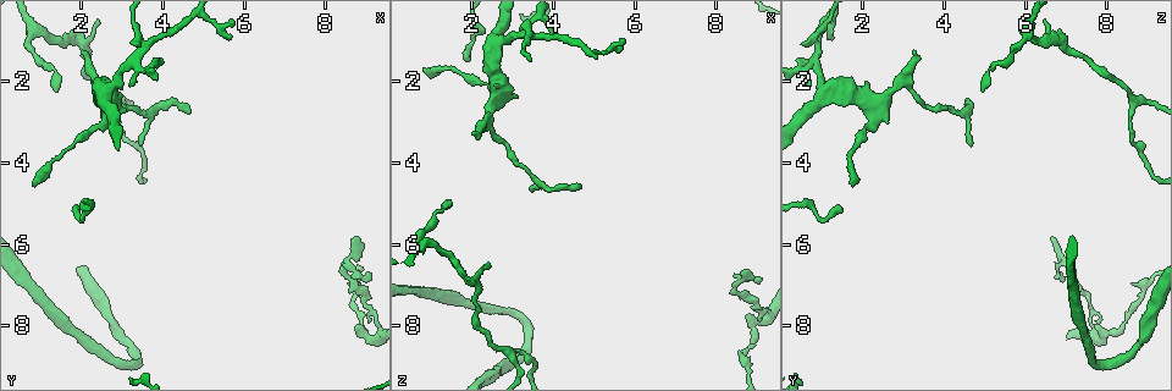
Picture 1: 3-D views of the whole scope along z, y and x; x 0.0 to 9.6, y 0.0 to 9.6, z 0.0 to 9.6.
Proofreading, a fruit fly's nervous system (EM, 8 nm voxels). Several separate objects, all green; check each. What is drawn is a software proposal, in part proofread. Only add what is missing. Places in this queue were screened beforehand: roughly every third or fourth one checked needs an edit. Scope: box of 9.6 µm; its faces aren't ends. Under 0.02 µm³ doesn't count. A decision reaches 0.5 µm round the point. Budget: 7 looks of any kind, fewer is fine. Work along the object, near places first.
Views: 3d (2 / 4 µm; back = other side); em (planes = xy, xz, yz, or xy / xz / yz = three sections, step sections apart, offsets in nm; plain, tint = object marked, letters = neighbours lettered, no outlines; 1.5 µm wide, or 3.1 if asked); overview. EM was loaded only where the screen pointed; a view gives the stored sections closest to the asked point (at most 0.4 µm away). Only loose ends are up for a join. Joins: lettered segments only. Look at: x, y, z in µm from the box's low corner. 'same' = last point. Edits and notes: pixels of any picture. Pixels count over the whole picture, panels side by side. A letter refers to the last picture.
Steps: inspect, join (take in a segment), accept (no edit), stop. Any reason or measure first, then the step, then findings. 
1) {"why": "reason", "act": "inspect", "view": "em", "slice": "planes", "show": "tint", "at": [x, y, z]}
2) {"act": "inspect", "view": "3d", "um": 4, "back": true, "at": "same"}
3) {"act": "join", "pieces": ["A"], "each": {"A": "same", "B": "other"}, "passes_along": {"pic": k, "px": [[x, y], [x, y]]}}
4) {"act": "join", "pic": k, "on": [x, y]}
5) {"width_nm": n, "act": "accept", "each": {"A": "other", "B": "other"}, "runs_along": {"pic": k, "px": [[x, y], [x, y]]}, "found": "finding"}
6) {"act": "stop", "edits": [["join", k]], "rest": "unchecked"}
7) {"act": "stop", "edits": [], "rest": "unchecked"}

{"why": "an open end", "act": "inspect", "view": "3d", "um": 2, "at": [2.10, 1.30, 3.30]}

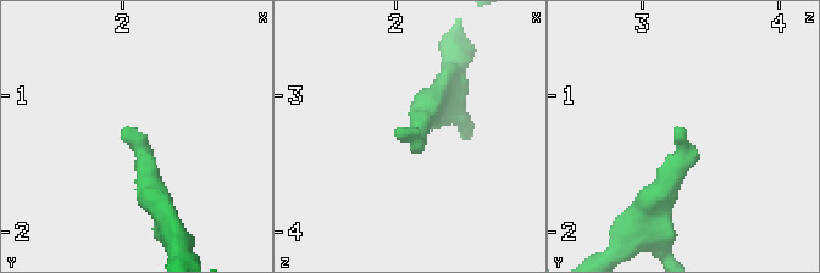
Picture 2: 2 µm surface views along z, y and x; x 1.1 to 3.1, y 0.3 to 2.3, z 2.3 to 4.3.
{"act": "inspect", "view": "em", "slice": "xy", "step": 4, "show": "letters", "at": [2.04, 1.24, 3.24]}

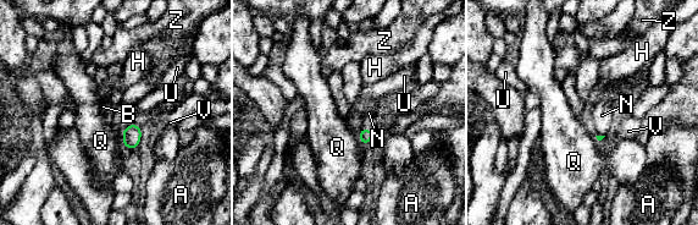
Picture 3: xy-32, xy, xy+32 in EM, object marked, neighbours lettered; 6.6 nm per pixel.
{"longest_contact_nm": ["Q", 100], "act": "join", "pieces": ["N"], "each": {"A": "other", "B": "other", "H": "other", "N": "same", "Q": "other", "U": "other", "V": "other", "Z": "other"}, "passes_along": {"pic": 3, "px": [[365, 136], [367, 129], [369, 113]]}, "found": "it goes on there"}

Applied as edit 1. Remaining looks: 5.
{"act": "inspect", "view": "overview"}

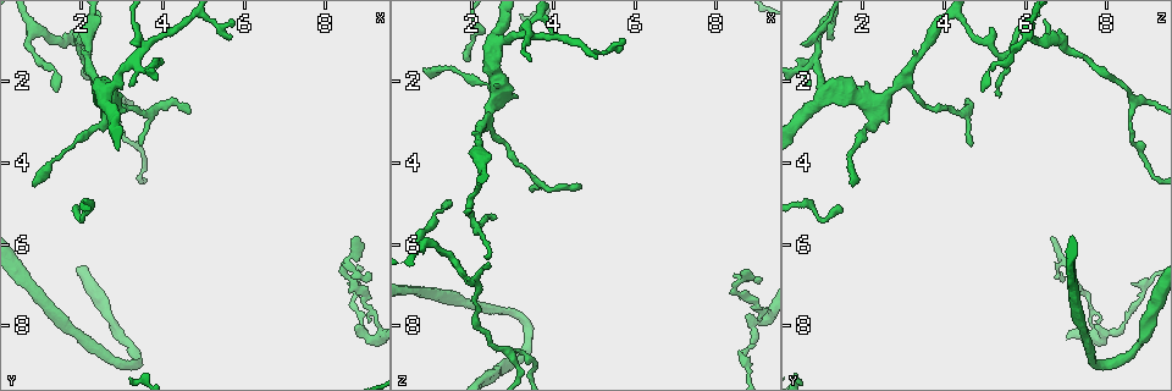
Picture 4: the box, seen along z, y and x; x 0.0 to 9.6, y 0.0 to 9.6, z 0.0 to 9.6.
{"why": "thin end", "act": "inspect", "view": "3d", "um": 4, "back": true, "at": [1.35, 2.20, 4.90]}

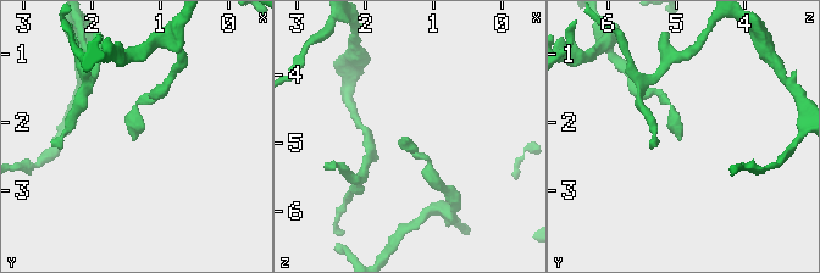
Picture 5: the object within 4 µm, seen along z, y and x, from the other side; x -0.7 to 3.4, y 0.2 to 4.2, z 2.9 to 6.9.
{"why": "need the tissue", "act": "inspect", "view": "em", "slice": "planes", "show": "tint", "at": [1.40, 2.25, 4.95]}

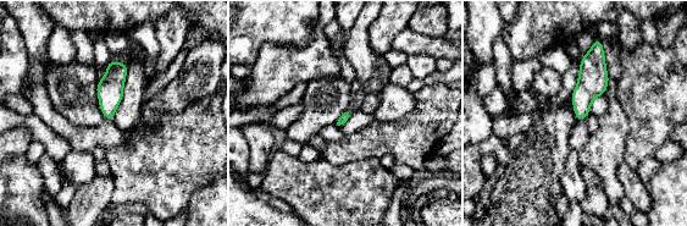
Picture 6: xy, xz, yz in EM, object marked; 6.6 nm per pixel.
{"act": "inspect", "view": "em", "slice": "planes", "show": "letters", "at": "same"}

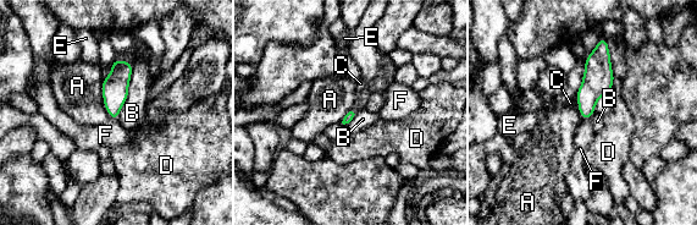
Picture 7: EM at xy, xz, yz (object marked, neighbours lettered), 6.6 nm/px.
{"act": "accept", "each": {"A": "other", "B": "other", "C": "other", "D": "other", "E": "other", "F": "other"}, "border": {"pic": 7, "px": [[133, 62], [128, 95], [116, 119]]}, "found": "no lettered segment goes on from it"}

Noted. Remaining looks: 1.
{"why": "branch stops here", "act": "inspect", "view": "em", "slice": "planes", "show": "letters", "at": [8.75, 5.85, 6.60]}

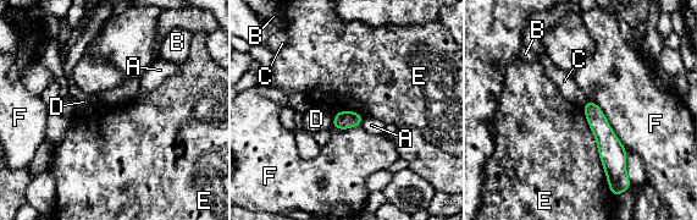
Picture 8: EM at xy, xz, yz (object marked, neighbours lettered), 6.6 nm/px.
{"act": "join", "pieces": ["C"], "each": {"A": "other", "B": "other", "C": "same", "D": "other", "E": "other", "F": "other"}, "passes_along": {"pic": 8, "px": [[603, 133], [585, 104], [564, 81]]}, "found": "it goes on there"}

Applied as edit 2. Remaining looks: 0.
{"act": "stop", "edits": [["join", 3], ["join", 8]], "rest": "unchecked"}

